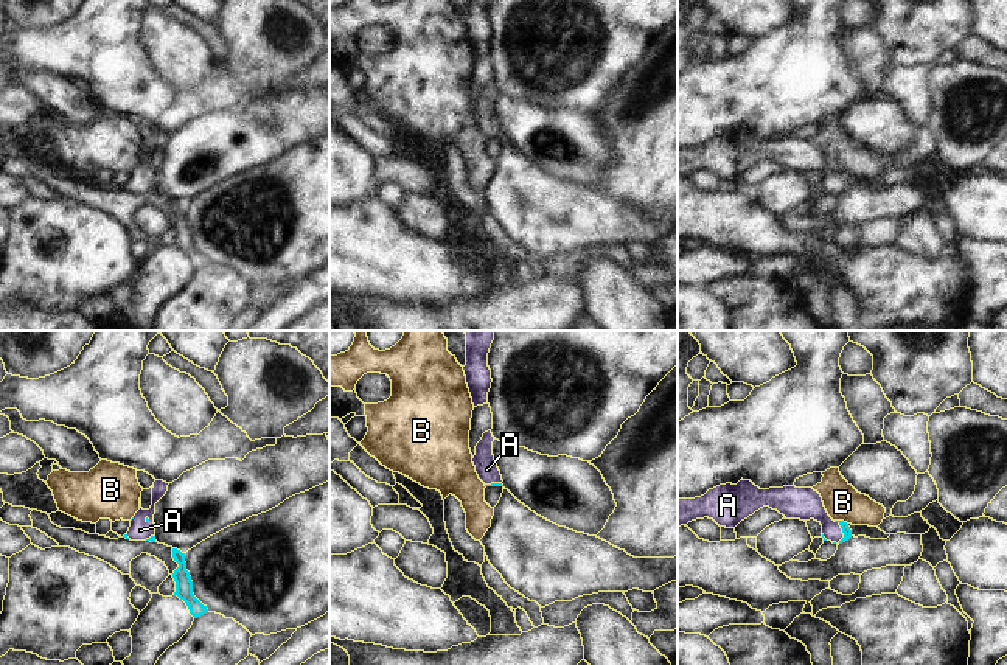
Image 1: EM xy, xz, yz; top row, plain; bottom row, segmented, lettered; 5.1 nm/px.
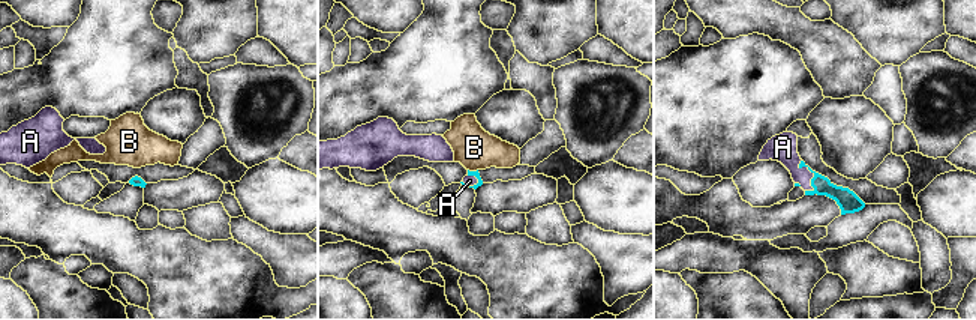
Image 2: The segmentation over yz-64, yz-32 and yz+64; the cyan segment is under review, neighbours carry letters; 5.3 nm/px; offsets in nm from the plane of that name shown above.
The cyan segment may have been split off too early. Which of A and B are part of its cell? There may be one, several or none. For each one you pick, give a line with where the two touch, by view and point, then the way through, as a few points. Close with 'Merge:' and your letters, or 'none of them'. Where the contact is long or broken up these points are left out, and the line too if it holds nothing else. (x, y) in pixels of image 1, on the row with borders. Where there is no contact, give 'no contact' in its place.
A: contact yz (843, 532); way yz (847, 533), (843, 532), (804, 504)
Merge: A

